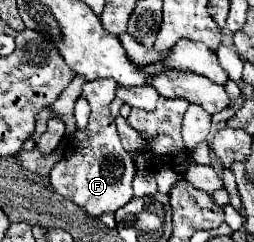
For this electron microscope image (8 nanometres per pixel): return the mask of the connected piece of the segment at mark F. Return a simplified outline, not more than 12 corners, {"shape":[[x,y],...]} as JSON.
{"shape":[[84,84],[92,108],[50,172],[90,216],[132,200],[136,166],[108,110],[118,84]]}

